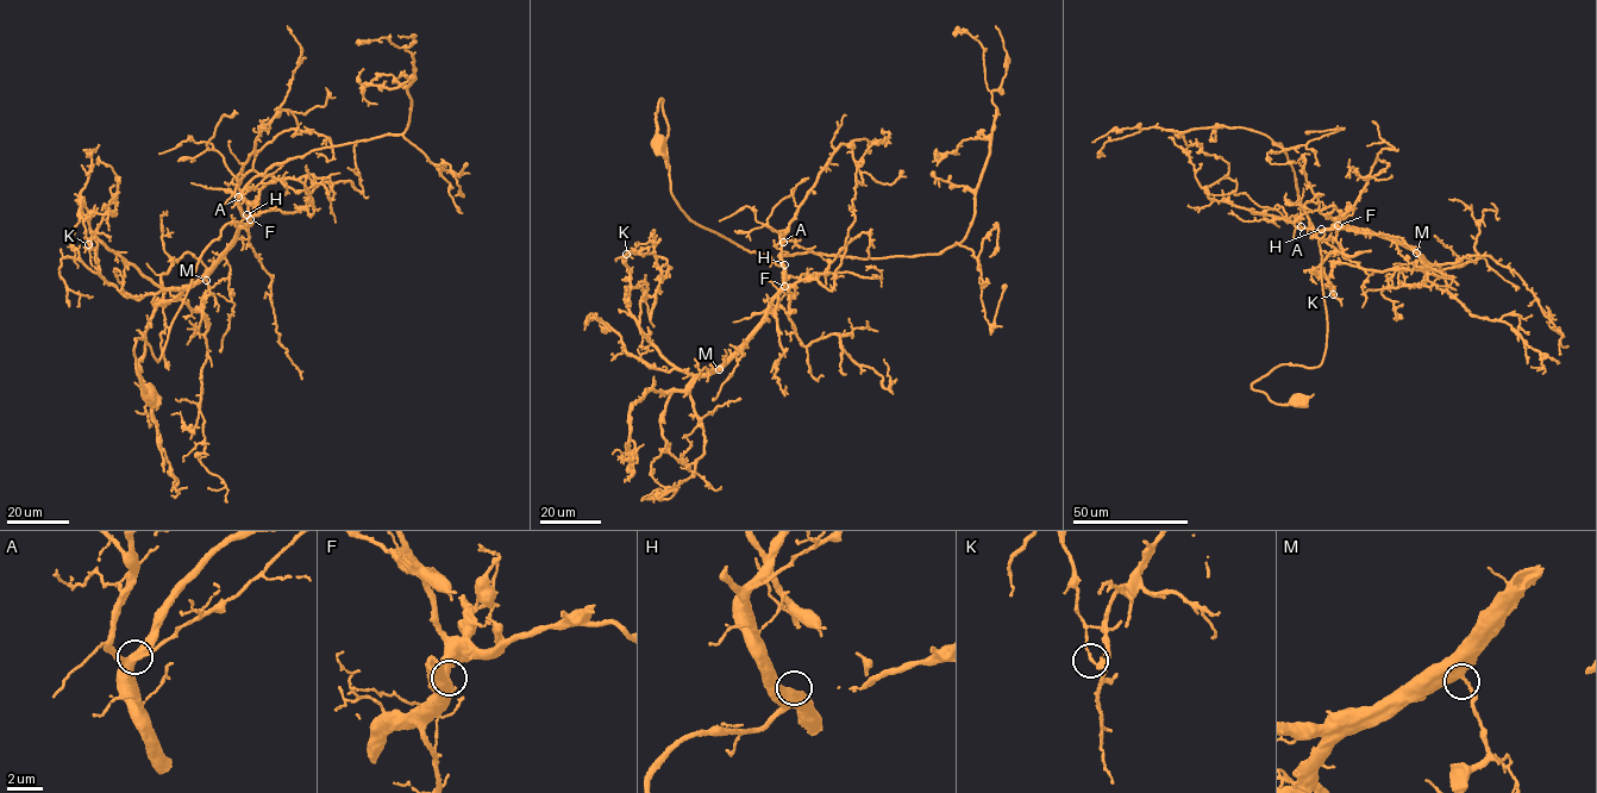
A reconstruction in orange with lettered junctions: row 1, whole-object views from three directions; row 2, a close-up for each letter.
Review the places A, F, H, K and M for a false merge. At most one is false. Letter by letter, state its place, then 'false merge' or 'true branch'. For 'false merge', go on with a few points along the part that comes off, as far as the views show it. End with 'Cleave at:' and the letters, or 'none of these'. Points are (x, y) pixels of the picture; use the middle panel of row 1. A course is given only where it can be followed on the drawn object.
A: at (783, 242); true branch
F: at (784, 286); true branch
H: at (784, 264); true branch
K: at (626, 254); false merge; foreign part runs (626, 254), (653, 254), (661, 280), (667, 260), (658, 257), (655, 266)
M: at (719, 369); true branch
Cleave at: K

